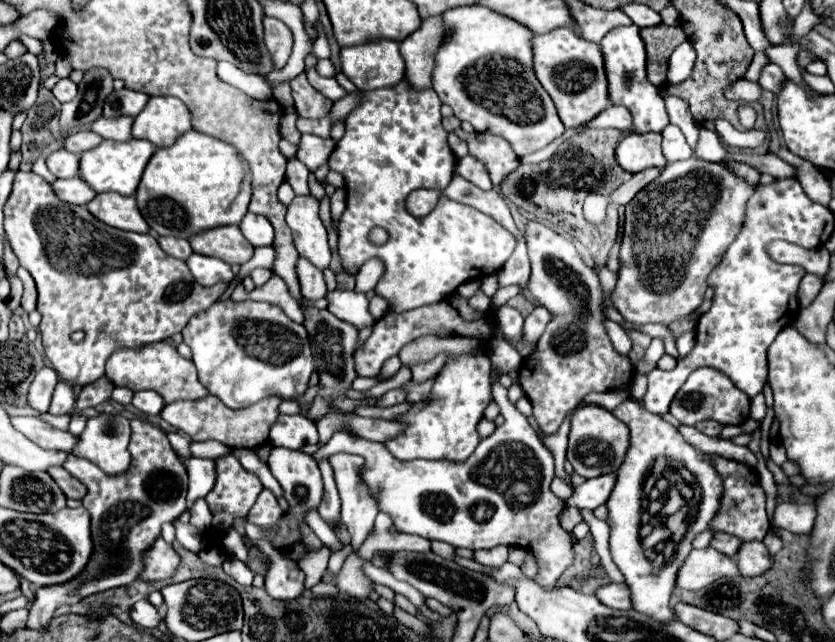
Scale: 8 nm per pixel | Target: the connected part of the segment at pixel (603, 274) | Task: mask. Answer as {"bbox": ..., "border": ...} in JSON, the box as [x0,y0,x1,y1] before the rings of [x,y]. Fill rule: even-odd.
{"bbox":[597,266,615,298],"border":[[[601,266],[601,270],[597,272],[599,274],[599,282],[601,282],[601,290],[603,290],[603,296],[607,298],[609,292],[613,292],[615,288],[615,274],[609,272],[605,266]]]}

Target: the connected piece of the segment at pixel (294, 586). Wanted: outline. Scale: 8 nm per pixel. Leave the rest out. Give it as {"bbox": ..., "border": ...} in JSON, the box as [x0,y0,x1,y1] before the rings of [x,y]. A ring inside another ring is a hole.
{"bbox":[265,548,305,600],"border":[[[269,548],[271,556],[271,568],[265,574],[265,590],[269,596],[279,600],[295,600],[303,592],[303,580],[305,574],[299,570],[299,566],[285,558],[279,550]]]}

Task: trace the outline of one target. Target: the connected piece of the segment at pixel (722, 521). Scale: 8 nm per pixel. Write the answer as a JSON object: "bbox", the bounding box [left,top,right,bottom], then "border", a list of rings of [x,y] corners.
{"bbox":[706,454,771,542],"border":[[[708,454],[706,457],[711,461],[715,470],[719,472],[719,476],[723,476],[723,500],[719,504],[719,512],[713,516],[707,530],[727,532],[727,534],[739,536],[743,542],[763,540],[771,524],[769,524],[767,512],[765,512],[767,496],[765,496],[765,492],[759,484],[755,468],[741,464],[741,462],[735,462],[735,460],[725,460],[725,458],[716,454]]]}

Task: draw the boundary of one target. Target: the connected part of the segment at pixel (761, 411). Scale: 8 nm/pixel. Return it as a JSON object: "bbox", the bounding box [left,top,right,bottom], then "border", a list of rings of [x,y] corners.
{"bbox":[751,392,765,418],"border":[[[759,392],[755,398],[751,398],[751,418],[765,418],[765,396]]]}

